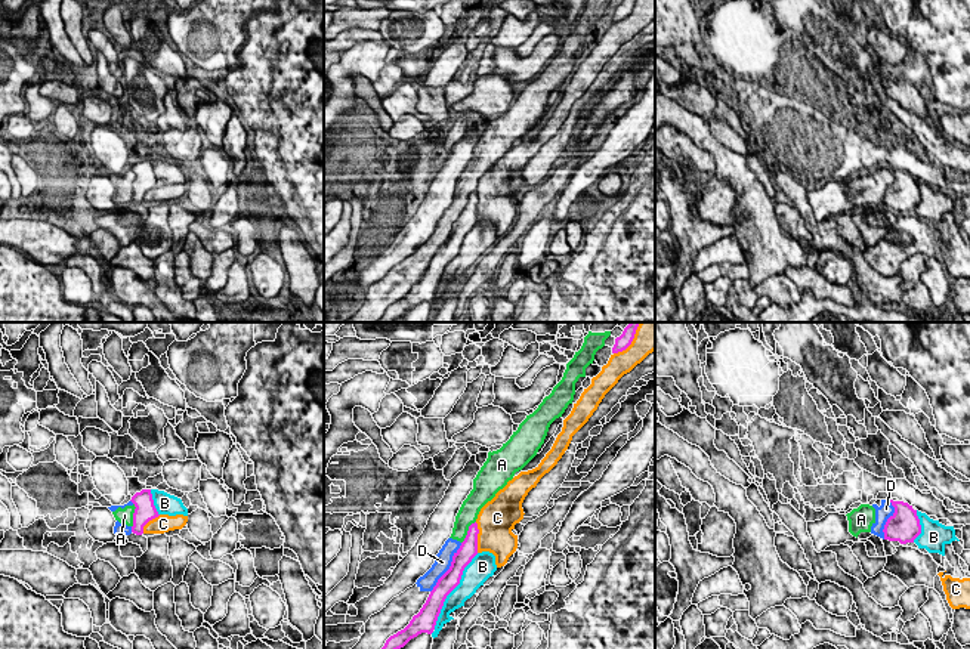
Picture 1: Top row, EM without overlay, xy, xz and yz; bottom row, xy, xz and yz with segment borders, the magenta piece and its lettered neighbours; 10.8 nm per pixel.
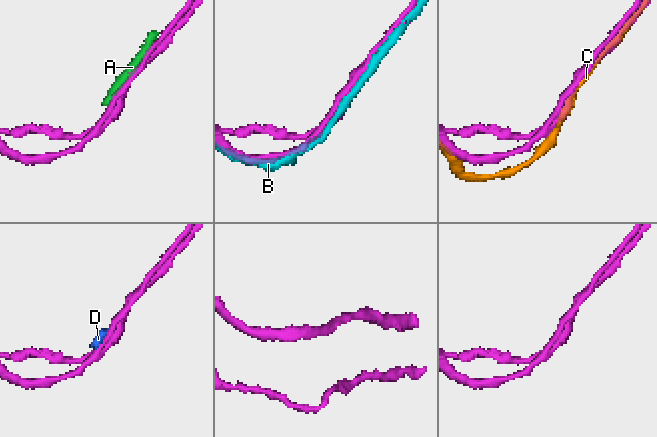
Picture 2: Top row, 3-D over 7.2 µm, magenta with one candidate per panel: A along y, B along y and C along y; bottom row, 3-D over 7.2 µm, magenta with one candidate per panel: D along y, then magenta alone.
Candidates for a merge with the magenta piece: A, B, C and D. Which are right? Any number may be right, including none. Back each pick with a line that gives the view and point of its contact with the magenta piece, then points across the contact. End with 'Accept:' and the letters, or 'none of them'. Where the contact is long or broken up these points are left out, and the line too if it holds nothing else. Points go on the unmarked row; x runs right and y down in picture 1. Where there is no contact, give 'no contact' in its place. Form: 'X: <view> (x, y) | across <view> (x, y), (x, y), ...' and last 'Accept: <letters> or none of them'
Accept: none of them

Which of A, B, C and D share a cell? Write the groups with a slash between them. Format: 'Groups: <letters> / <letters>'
Groups: A D / B / C

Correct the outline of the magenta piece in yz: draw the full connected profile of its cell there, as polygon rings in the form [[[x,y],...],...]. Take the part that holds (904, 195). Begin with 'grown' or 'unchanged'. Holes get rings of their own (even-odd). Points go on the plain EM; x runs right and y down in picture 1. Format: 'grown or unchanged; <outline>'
unchanged; [[[890,169],[890,171],[895,176],[895,182],[884,194],[884,208],[899,210],[901,213],[914,211],[914,208],[921,203],[917,179],[903,170]]]

